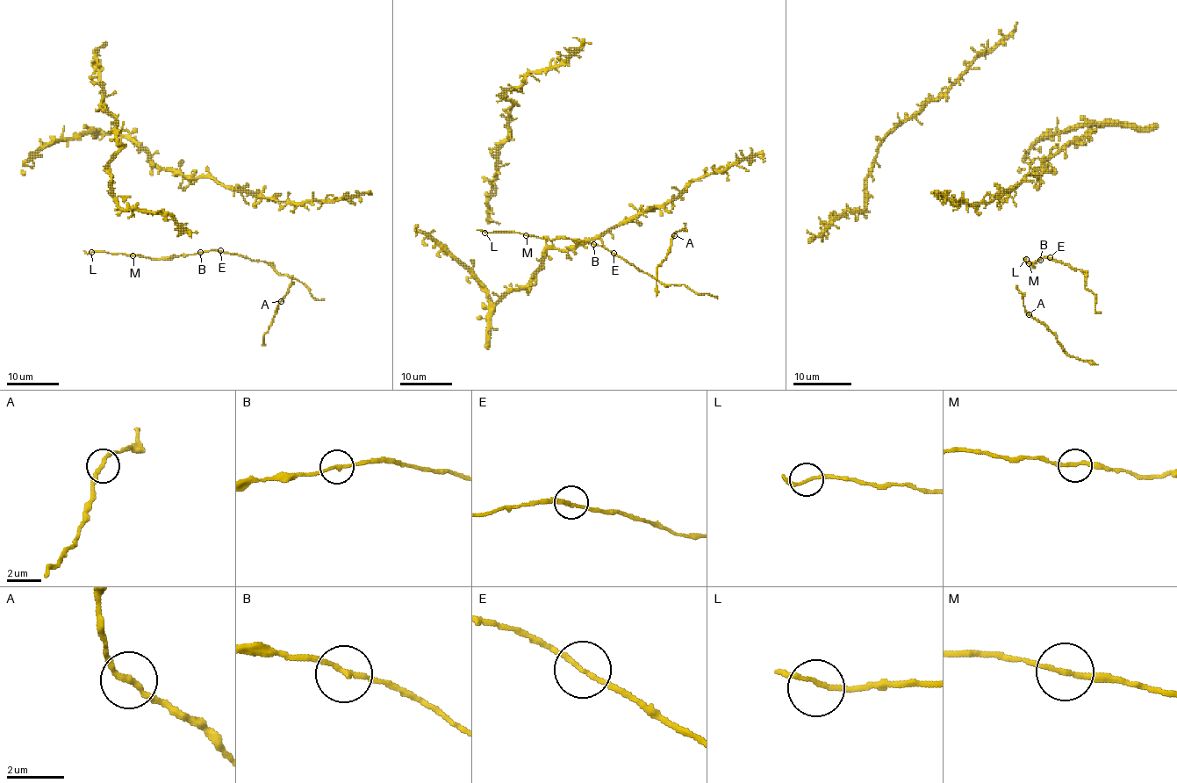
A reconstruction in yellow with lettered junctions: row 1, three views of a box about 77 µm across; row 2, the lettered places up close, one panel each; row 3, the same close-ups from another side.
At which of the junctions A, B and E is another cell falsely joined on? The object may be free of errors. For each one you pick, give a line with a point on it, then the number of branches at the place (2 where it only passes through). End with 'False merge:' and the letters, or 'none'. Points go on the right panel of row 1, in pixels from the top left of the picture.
False merge: none

